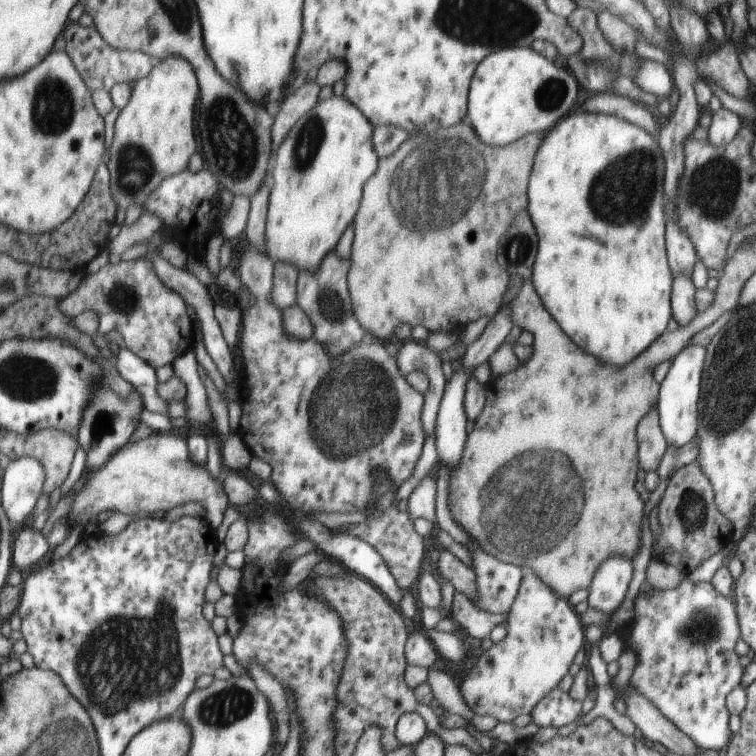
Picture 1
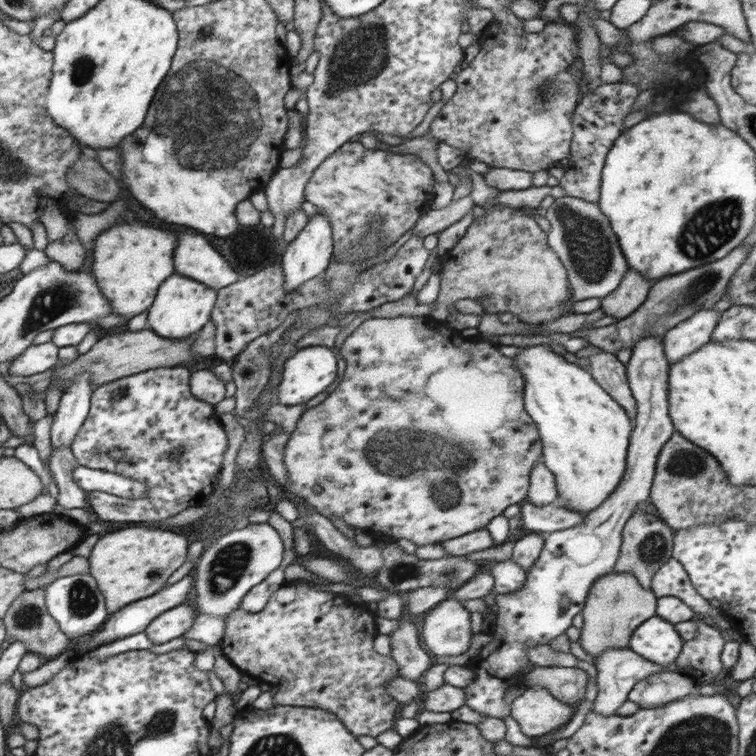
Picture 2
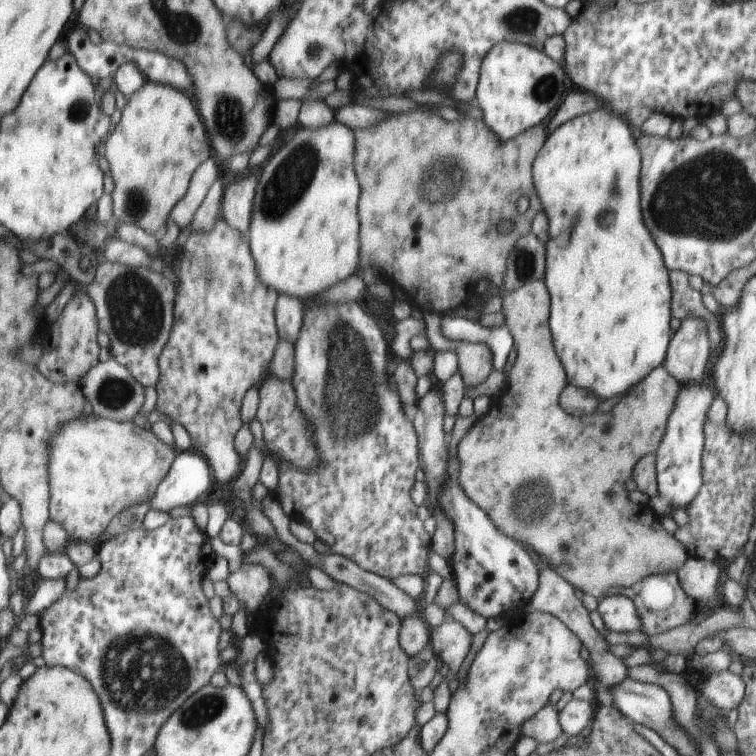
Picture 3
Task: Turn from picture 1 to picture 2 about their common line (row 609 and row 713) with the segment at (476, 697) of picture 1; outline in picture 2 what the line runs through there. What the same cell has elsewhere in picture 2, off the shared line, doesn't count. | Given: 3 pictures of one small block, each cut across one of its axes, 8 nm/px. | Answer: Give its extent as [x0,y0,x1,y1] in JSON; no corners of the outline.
[511,685,574,737]

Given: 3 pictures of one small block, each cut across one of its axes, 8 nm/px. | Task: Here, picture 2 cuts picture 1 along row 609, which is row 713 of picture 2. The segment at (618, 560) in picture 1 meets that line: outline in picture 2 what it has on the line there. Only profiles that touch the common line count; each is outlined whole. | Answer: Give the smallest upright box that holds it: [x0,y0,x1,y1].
[591,648,676,716]

